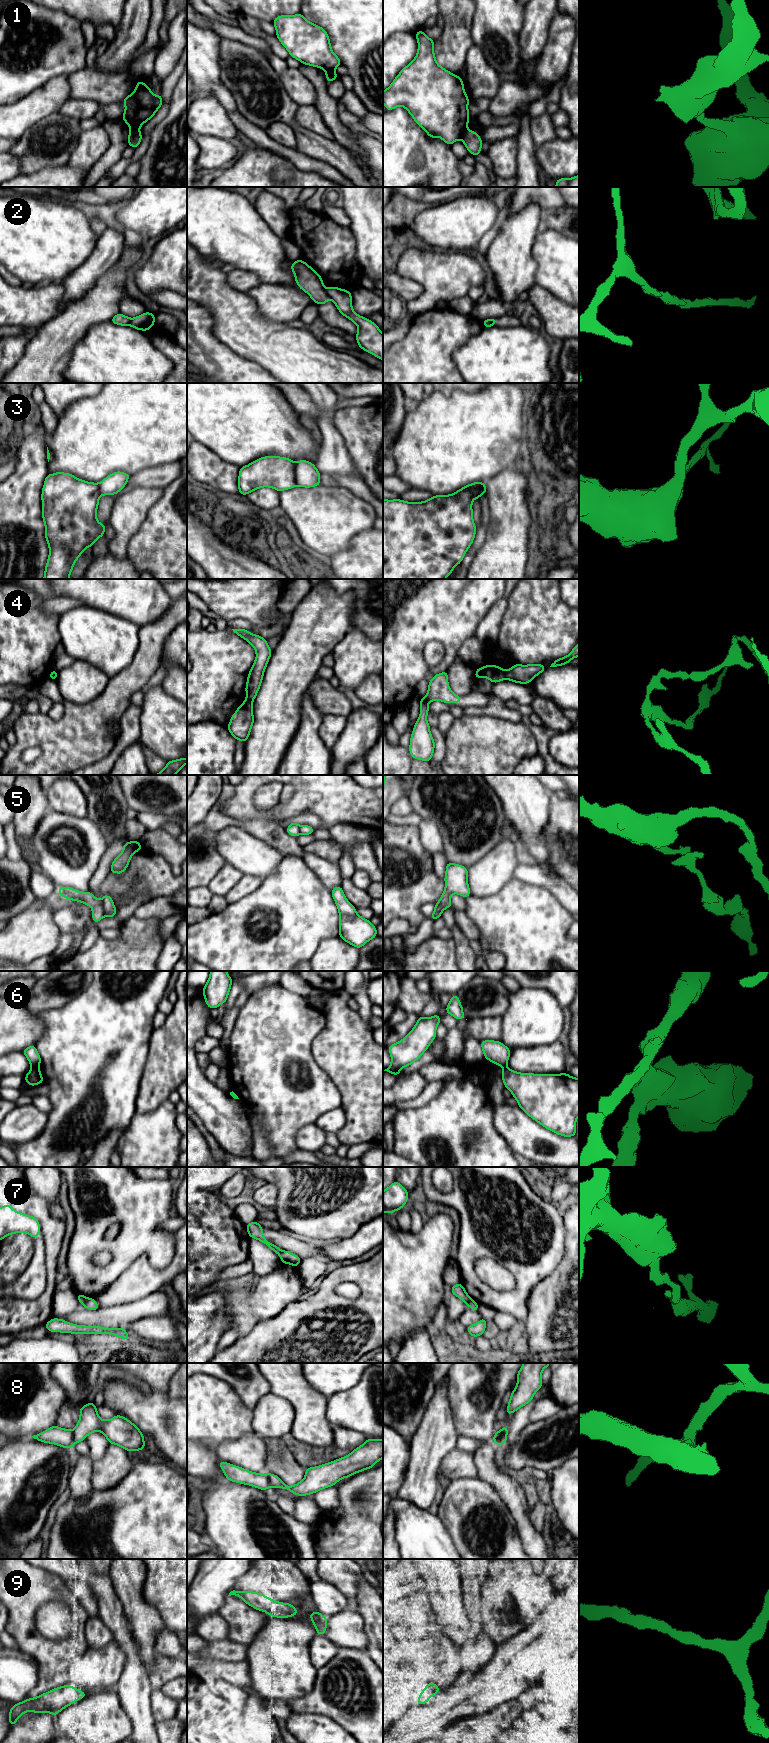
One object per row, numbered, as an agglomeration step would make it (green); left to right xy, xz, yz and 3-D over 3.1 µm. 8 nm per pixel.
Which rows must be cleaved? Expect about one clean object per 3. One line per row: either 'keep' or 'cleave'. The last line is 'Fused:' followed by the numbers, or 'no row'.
1: cleave
2: cleave
3: cleave
4: cleave
5: cleave
6: cleave
7: cleave
8: cleave
9: keep
Fused: 1, 2, 3, 4, 5, 6, 7, 8

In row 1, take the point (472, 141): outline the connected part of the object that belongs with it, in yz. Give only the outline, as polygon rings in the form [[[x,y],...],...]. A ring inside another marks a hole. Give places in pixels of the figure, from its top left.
[[[466,130],[463,133],[461,140],[472,155],[475,157],[480,155],[480,150],[482,148],[483,142],[475,131]]]

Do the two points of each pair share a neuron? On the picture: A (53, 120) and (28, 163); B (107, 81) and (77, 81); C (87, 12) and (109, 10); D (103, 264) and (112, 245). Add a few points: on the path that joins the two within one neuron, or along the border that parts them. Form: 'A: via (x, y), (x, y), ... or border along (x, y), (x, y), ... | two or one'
A: via (53, 131), (53, 136), (37, 152) | one
B: via (100, 81), (84, 81) | one
C: via (92, 10), (104, 10) | one
D: via (103, 259), (108, 250) | one

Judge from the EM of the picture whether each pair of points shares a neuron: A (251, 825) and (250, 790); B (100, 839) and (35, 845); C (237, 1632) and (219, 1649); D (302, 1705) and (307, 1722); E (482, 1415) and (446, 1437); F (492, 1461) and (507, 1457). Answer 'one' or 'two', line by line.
A: two
B: one
C: two
D: two
E: two
F: two

